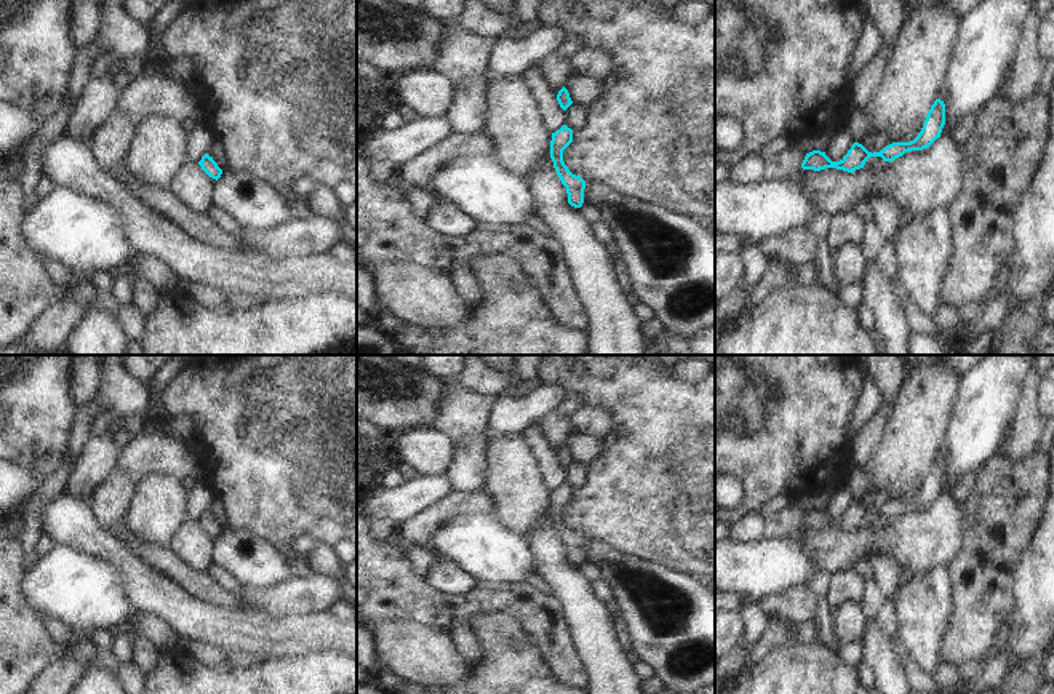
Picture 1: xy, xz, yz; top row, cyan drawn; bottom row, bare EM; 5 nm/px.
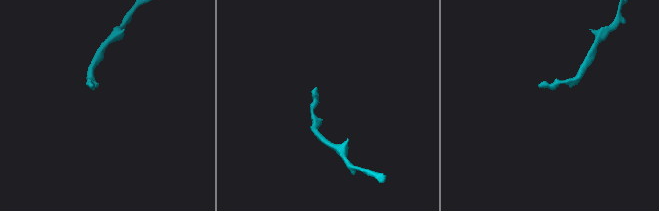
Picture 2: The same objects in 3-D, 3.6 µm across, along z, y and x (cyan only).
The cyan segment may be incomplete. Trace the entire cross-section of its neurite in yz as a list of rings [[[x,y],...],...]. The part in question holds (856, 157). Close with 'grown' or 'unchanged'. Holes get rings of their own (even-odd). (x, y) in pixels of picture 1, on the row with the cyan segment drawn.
[[[936,99],[931,106],[926,120],[918,136],[910,142],[892,142],[880,152],[868,152],[862,144],[854,142],[848,154],[840,162],[832,162],[825,152],[812,150],[806,154],[801,168],[820,171],[825,168],[836,168],[848,173],[864,168],[870,157],[881,157],[884,162],[892,162],[902,157],[905,152],[923,150],[929,147],[937,138],[940,138],[945,125],[945,104]]]; unchanged

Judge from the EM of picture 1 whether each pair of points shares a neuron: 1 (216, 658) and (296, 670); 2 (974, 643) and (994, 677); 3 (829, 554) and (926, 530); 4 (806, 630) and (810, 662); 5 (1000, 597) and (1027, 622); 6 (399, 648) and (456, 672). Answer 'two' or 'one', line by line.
1: two
2: two
3: one
4: two
5: two
6: one

